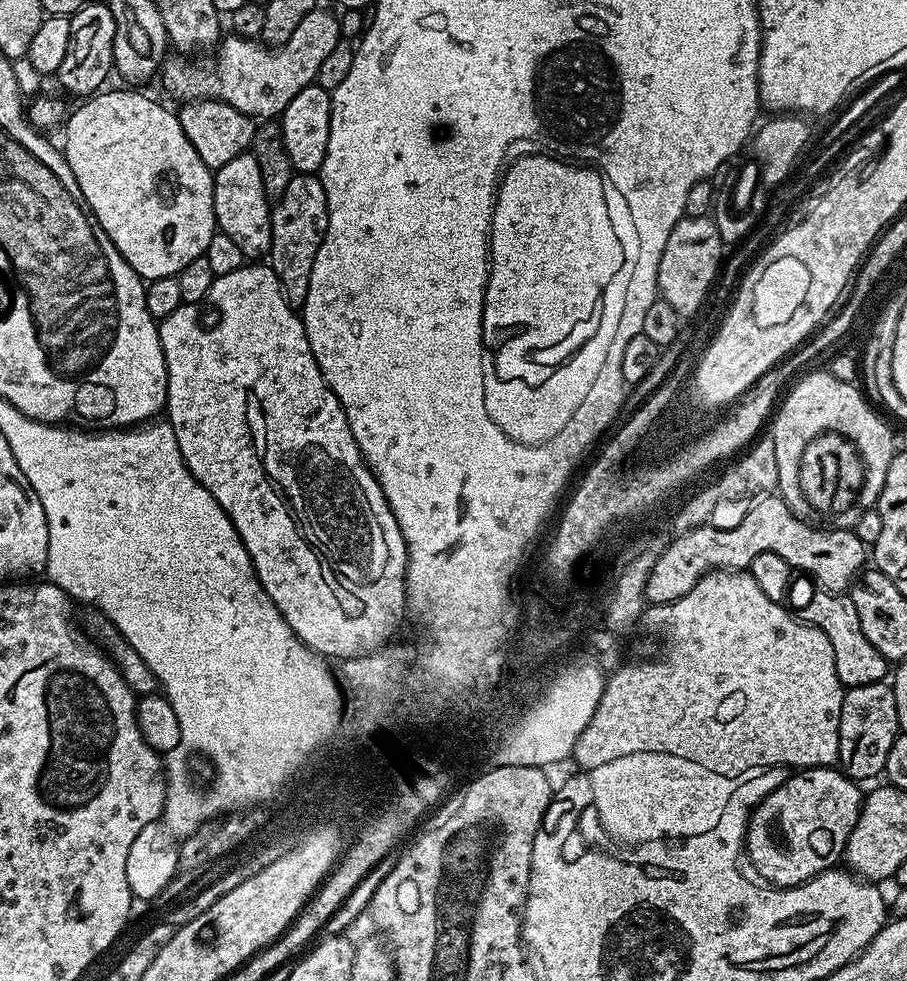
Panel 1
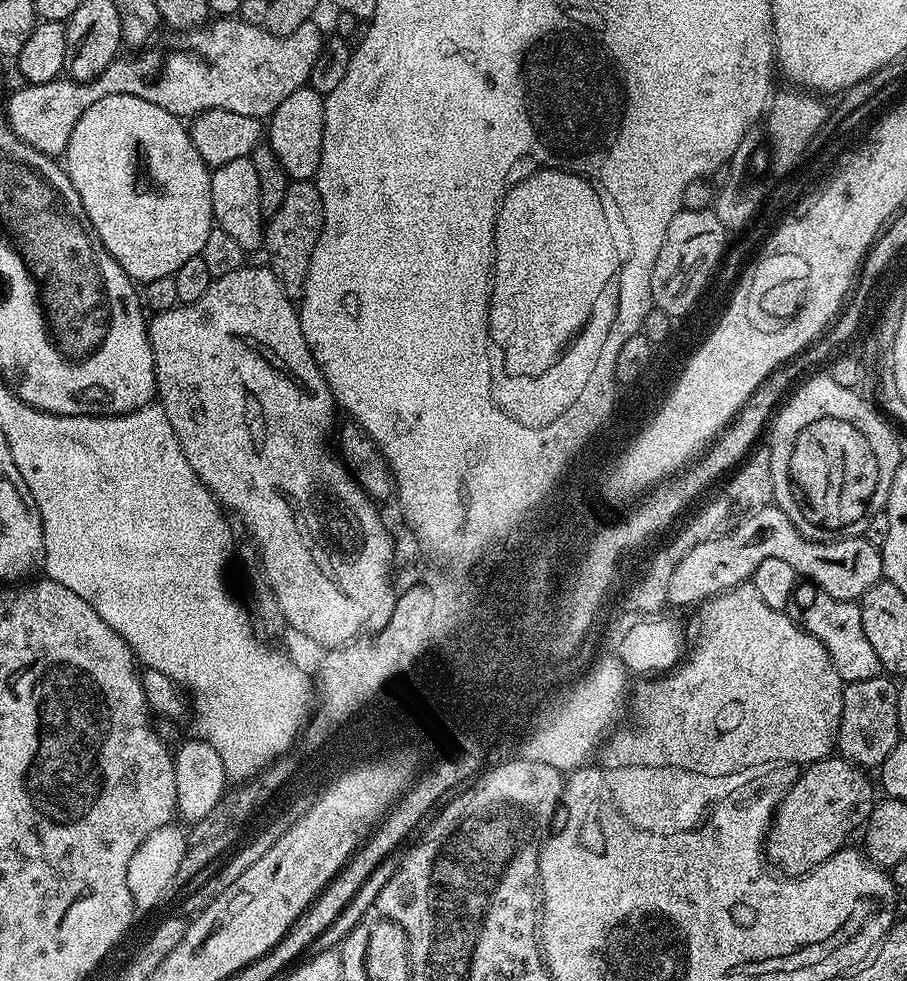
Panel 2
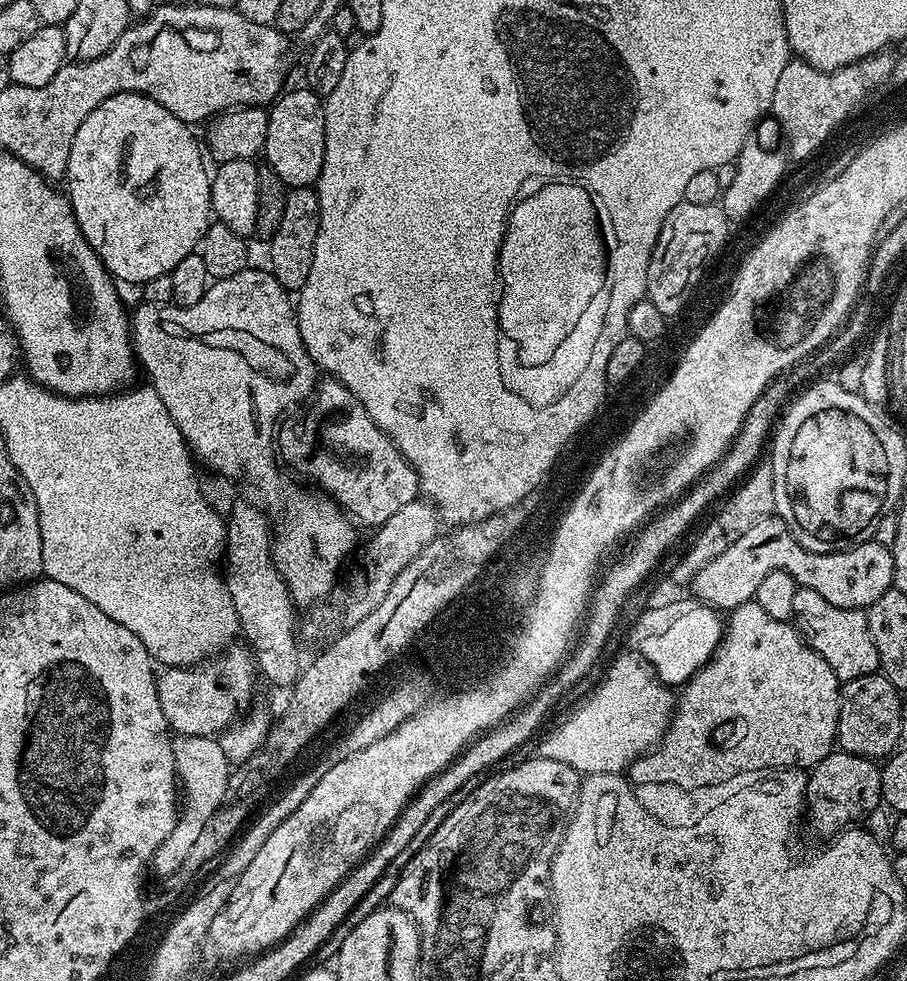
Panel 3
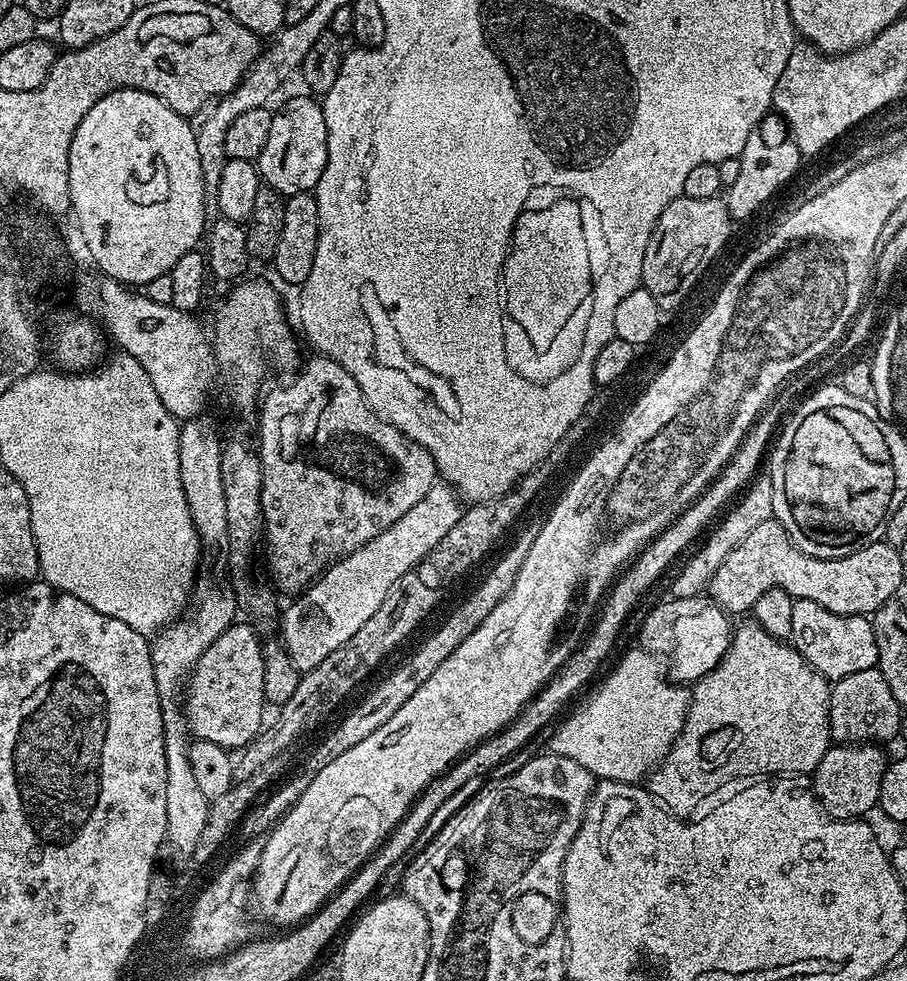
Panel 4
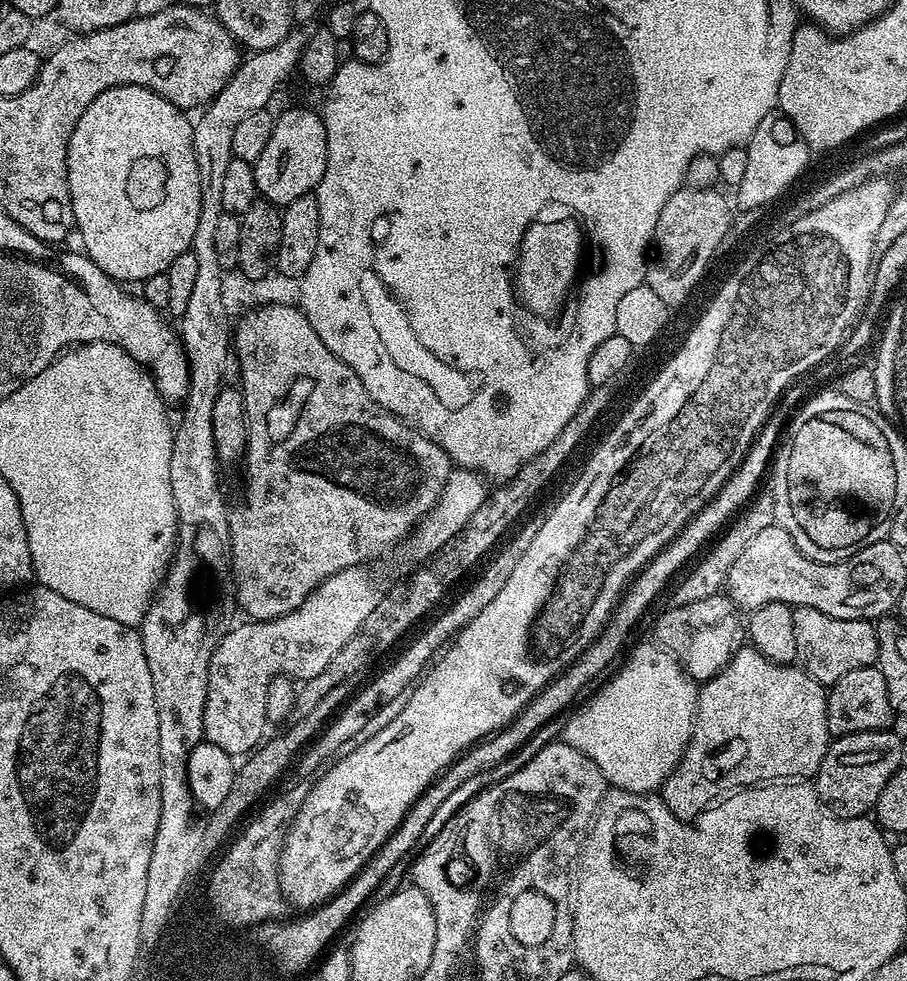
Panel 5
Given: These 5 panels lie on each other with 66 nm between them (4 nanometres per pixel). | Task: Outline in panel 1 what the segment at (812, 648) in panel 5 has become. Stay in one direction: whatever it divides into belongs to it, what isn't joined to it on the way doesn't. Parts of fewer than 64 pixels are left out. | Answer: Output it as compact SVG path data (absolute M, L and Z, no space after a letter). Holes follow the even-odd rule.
M816 590L804 604L802 619L830 638L830 646L834 646L834 666L845 689L870 686L887 677L888 668L890 672L889 661L884 659L881 652L874 650L874 646L870 646L870 638L862 634L862 622L858 622L858 610L854 610L851 595Z

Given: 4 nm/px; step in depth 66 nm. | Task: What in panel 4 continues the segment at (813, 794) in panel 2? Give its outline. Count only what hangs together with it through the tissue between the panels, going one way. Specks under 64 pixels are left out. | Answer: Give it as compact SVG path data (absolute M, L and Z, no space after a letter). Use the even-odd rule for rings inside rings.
M836 744L829 747L810 779L817 800L832 819L854 820L879 805L882 774L890 763L889 757L884 757L884 750L879 744Z

